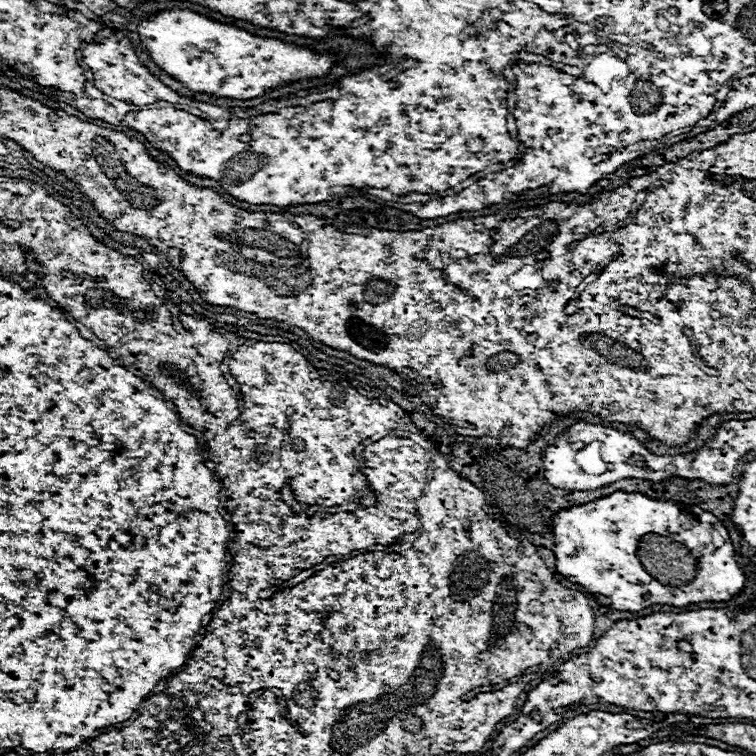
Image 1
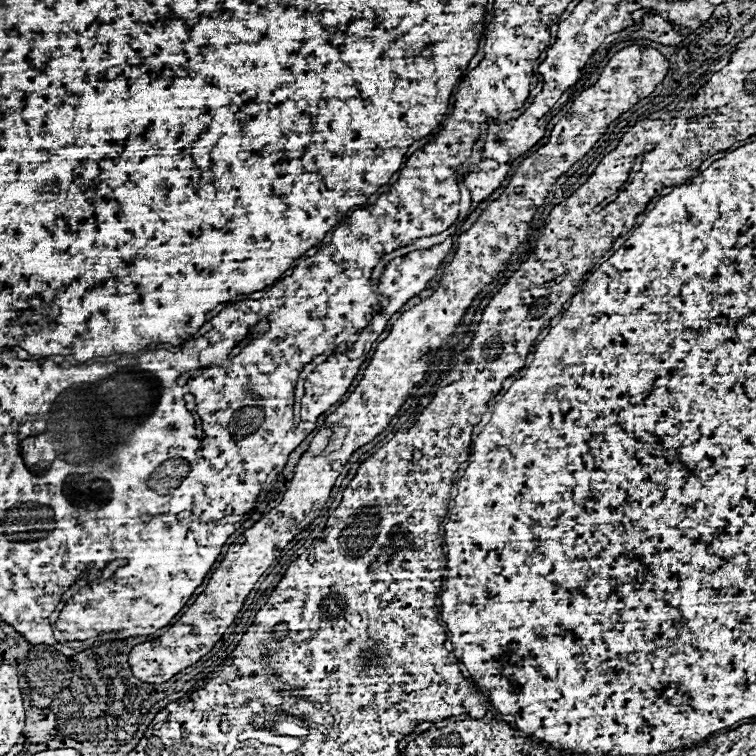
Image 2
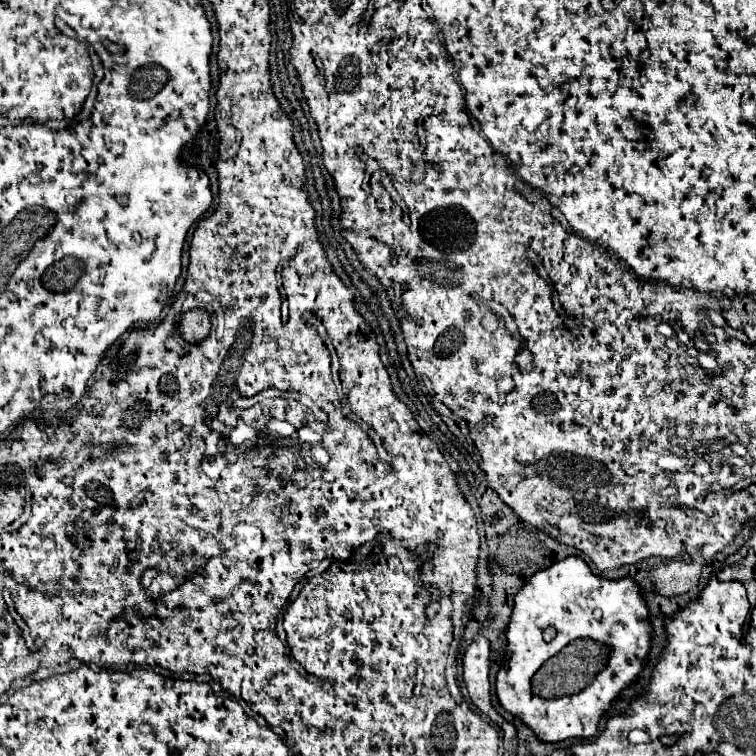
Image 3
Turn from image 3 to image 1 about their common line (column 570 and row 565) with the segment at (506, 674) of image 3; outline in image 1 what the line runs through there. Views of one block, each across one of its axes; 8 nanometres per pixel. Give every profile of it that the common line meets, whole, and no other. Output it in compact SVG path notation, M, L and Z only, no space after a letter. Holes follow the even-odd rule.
M612 492L604 498L598 498L594 502L562 508L552 516L552 534L554 534L554 554L556 554L556 568L562 576L566 576L570 582L576 582L584 586L592 594L602 594L608 598L608 604L612 604L614 610L626 610L626 612L638 612L640 608L646 608L650 604L668 604L668 606L688 606L694 602L704 600L730 600L740 592L744 586L744 574L738 568L736 552L730 542L728 530L724 524L712 514L702 510L700 506L692 506L690 510L680 508L672 500L654 500L640 492ZM644 534L662 534L668 536L680 544L684 544L692 556L696 558L696 578L684 586L666 586L658 580L654 580L648 572L644 572L638 556L636 556L636 544Z

